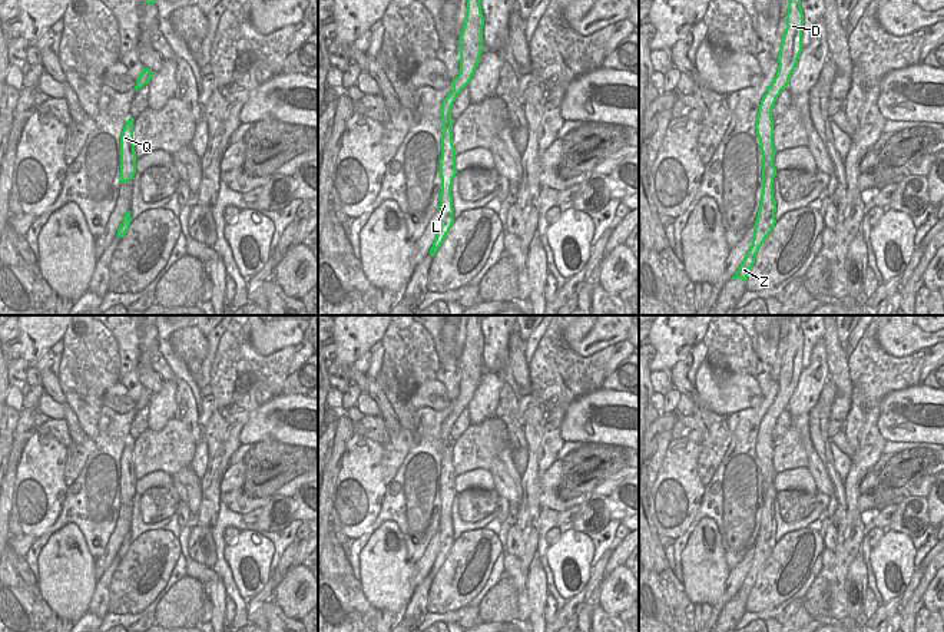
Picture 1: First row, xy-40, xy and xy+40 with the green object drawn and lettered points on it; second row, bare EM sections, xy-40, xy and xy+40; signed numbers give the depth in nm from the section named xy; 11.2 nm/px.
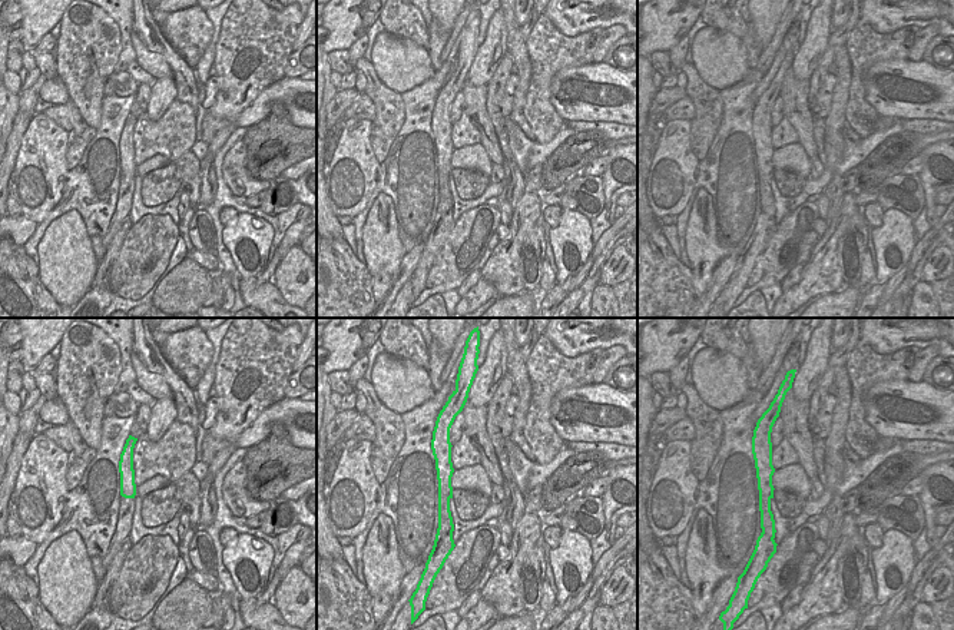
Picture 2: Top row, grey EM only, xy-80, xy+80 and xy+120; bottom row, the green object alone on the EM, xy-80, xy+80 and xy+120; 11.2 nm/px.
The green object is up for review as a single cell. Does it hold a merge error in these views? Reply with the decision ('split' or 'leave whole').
split

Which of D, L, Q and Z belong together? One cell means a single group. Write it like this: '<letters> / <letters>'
D / L Q Z

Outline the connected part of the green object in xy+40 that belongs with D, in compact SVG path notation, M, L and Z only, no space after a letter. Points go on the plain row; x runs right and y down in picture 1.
M792 315L788 324L786 350L782 357L782 364L778 377L778 393L761 421L755 446L762 473L762 499L765 499L766 492L774 483L776 474L774 469L772 430L781 413L789 406L789 400L798 386L798 380L804 368L802 348L804 334L801 328L801 315Z

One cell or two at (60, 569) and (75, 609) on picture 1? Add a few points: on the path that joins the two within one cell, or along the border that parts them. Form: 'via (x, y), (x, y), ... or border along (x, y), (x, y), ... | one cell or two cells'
via (68, 579), (69, 599) | one cell

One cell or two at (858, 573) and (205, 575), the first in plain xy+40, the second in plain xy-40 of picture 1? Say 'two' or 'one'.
two

